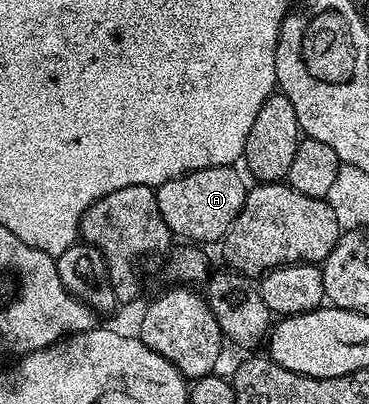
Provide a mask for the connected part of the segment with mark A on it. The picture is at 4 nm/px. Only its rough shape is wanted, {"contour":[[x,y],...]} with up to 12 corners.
{"contour":[[234,165],[157,186],[186,243],[221,242],[248,188]]}

